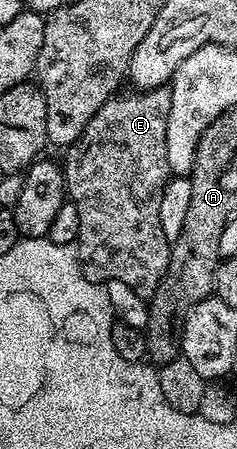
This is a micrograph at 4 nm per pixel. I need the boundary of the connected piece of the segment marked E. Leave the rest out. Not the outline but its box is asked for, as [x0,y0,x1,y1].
[63,86,171,298]

